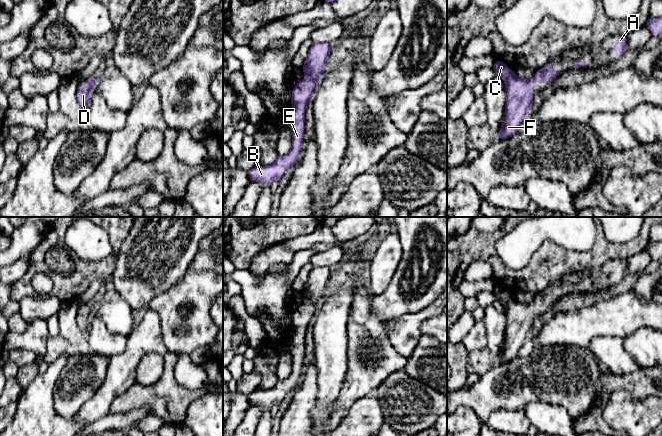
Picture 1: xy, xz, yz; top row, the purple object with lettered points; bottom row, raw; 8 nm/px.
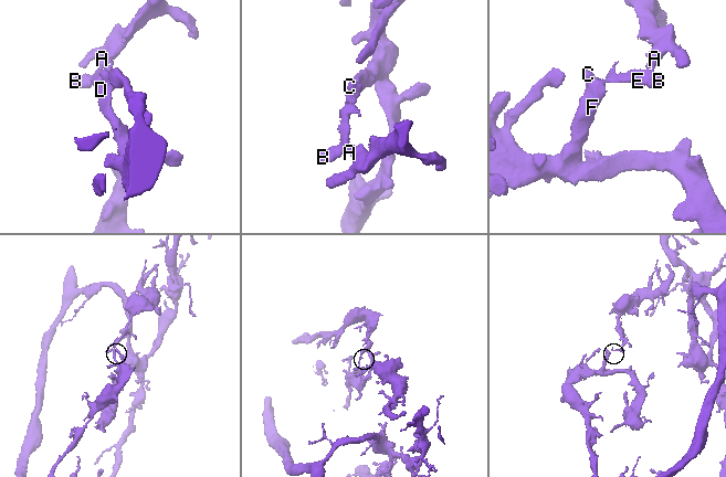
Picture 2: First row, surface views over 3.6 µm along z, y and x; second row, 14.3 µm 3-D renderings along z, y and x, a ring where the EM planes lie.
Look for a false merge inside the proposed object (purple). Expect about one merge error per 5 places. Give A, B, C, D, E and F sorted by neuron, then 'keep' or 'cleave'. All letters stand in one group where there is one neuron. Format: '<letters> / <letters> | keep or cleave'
A B C D E F | keep

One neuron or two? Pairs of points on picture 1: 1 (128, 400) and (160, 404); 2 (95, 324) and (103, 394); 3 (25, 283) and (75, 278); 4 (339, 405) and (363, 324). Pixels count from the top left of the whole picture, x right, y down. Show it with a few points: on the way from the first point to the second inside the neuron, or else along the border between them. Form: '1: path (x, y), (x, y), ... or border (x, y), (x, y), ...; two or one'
1: path (136, 400), (152, 400); one
2: border (127, 342), (120, 353), (109, 358); two
3: path (34, 270), (36, 268), (62, 268); one
4: path (355, 385), (363, 344); one

